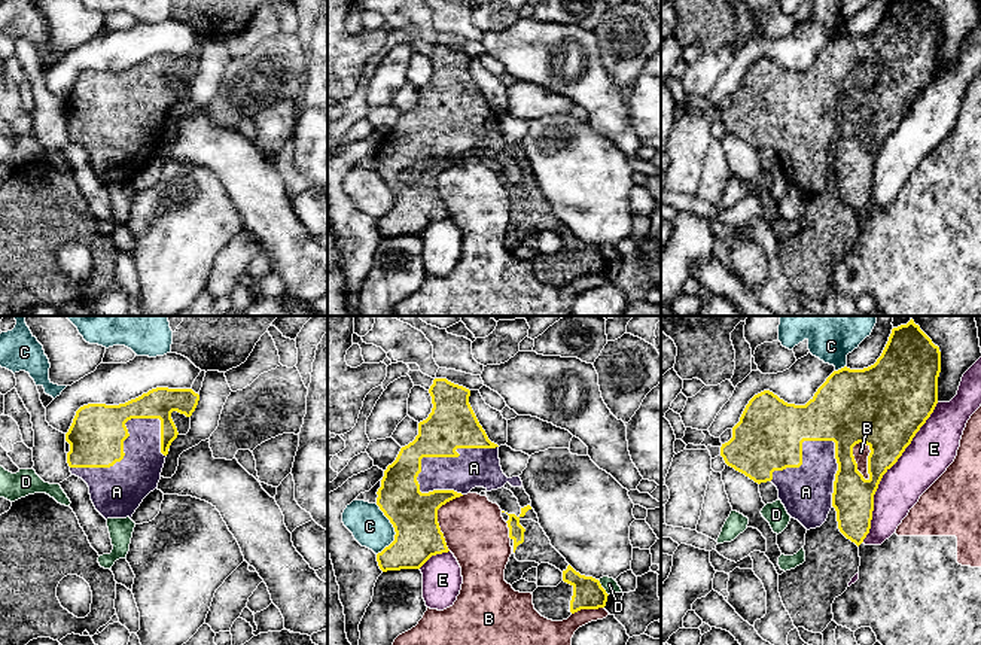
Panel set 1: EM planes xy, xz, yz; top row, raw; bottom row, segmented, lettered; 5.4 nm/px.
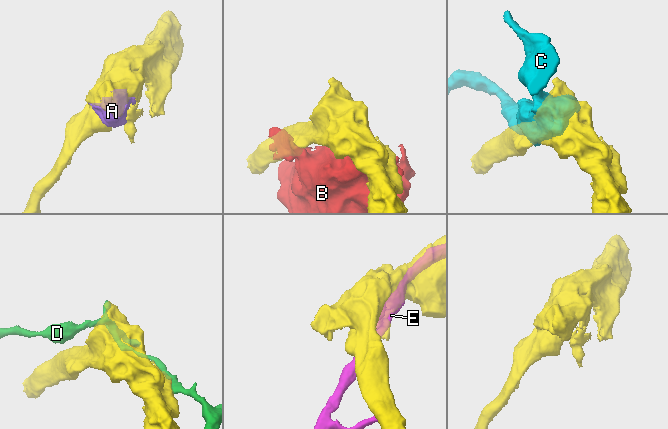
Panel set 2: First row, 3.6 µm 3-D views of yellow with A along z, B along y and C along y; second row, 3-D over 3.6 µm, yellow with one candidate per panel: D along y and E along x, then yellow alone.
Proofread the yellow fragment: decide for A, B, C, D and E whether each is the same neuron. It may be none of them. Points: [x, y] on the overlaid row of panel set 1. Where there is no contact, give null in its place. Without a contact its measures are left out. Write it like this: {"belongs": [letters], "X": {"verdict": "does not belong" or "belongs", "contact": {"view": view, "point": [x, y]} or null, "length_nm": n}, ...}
{"belongs": ["A"], "A": {"verdict": "belongs", "contact": {"view": "xy", "point": [122, 449]}, "length_nm": 550}, "B": {"verdict": "does not belong", "contact": {"view": "yz", "point": [868, 459]}, "length_nm": 220}, "C": {"verdict": "does not belong", "contact": {"view": "xz", "point": [395, 531]}, "length_nm": 280}, "D": {"verdict": "does not belong", "contact": {"view": "xz", "point": [602, 587]}, "length_nm": 110}, "E": {"verdict": "does not belong", "contact": {"view": "yz", "point": [886, 471]}, "length_nm": 850}}

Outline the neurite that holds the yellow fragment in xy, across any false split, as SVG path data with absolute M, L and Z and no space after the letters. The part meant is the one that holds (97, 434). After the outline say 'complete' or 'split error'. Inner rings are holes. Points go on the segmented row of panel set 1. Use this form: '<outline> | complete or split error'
M156 387L125 404L88 404L76 411L73 423L65 433L65 441L70 444L67 463L71 475L82 478L88 484L91 501L106 520L131 518L143 499L158 487L168 448L179 435L171 413L177 411L191 417L198 401L199 395L192 389Z | split error

